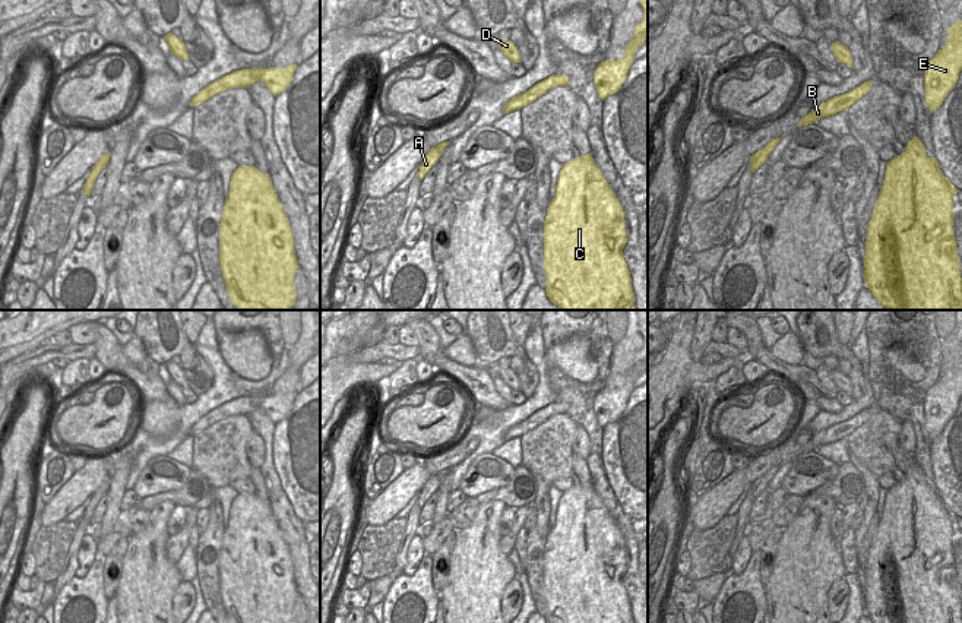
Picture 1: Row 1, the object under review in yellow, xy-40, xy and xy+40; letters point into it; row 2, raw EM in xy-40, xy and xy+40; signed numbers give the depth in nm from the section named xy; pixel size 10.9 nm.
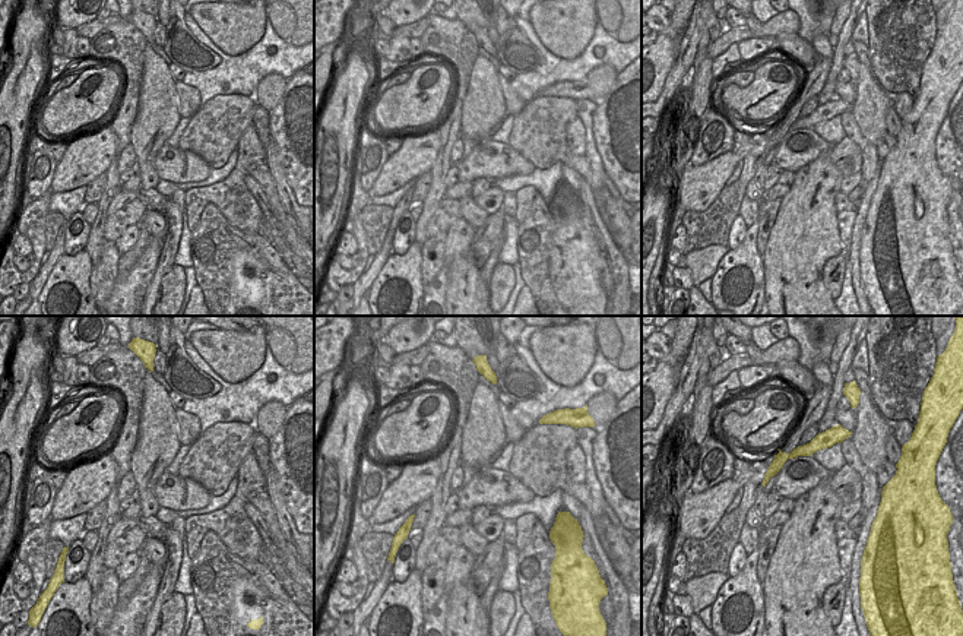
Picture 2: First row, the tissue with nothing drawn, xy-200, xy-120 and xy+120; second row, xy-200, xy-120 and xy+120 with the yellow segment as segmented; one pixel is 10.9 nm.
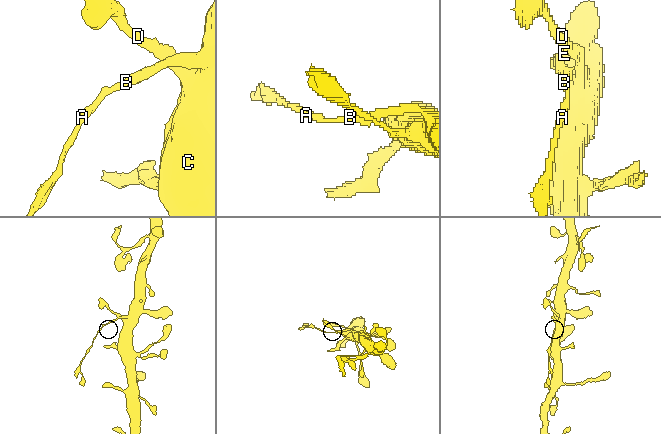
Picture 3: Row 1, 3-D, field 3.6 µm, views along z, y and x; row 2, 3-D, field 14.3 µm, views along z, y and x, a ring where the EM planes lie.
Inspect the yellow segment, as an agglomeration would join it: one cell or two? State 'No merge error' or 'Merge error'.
Merge error.

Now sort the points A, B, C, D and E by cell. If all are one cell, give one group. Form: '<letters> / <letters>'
A B / C D E

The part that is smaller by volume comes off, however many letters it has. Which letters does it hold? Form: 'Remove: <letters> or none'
Remove: A, B

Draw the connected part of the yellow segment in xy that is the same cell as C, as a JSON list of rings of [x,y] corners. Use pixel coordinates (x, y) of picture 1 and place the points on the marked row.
[[[592,154],[563,164],[556,197],[544,221],[547,297],[561,310],[636,310],[623,249],[627,243],[623,208]]]

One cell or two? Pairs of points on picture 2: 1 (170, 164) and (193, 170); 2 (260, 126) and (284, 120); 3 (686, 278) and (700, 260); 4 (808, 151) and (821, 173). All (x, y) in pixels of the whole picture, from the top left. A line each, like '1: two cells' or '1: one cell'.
1: one cell
2: two cells
3: two cells
4: two cells

